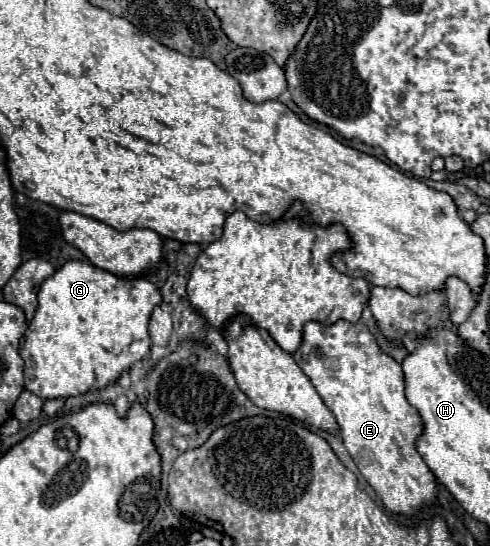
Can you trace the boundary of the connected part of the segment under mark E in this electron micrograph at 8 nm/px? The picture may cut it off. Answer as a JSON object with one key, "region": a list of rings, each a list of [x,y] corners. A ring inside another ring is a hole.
{"region":[[[343,320],[333,326],[307,322],[303,344],[293,358],[309,376],[325,406],[335,414],[347,452],[381,496],[383,506],[393,514],[413,516],[421,508],[437,504],[437,480],[417,452],[423,420],[405,398],[401,364],[379,350],[367,326]]]}

